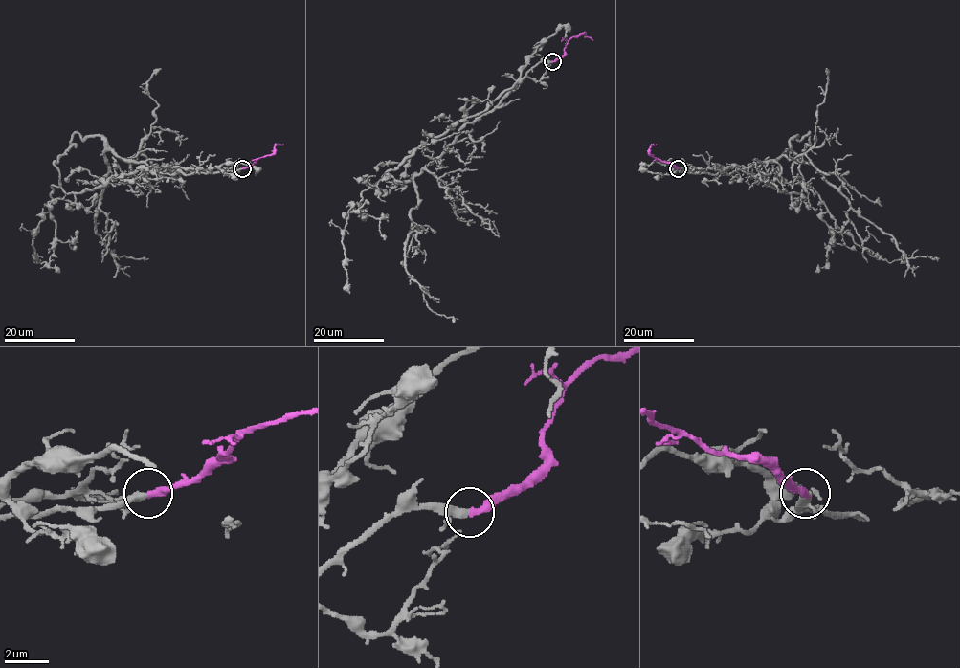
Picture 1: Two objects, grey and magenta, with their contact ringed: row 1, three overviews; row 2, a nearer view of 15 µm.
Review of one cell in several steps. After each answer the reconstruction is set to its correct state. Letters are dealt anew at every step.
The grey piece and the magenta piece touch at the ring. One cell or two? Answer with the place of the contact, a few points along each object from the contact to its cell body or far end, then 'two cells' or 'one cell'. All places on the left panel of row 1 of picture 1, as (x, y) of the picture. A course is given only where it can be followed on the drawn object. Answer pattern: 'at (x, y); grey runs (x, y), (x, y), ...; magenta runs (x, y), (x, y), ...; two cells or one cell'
at (242, 168); grey runs (243, 168), (152, 169), (106, 150), (108, 173), (100, 181), (96, 232), (114, 257), (148, 258); magenta runs (243, 168), (270, 155), (274, 147), (282, 144); one cell

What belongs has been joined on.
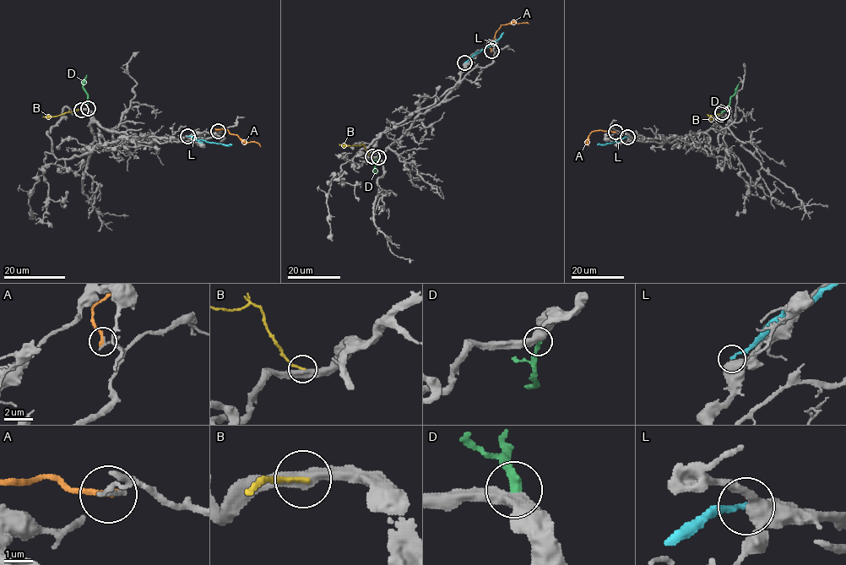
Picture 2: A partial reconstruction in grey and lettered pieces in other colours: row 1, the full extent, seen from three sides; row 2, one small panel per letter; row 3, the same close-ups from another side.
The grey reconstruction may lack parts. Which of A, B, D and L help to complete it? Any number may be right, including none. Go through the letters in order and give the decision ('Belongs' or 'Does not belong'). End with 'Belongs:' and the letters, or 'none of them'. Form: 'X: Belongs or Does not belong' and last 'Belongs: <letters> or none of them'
A: Does not belong
B: Does not belong
D: Belongs
L: Does not belong
Belongs: D

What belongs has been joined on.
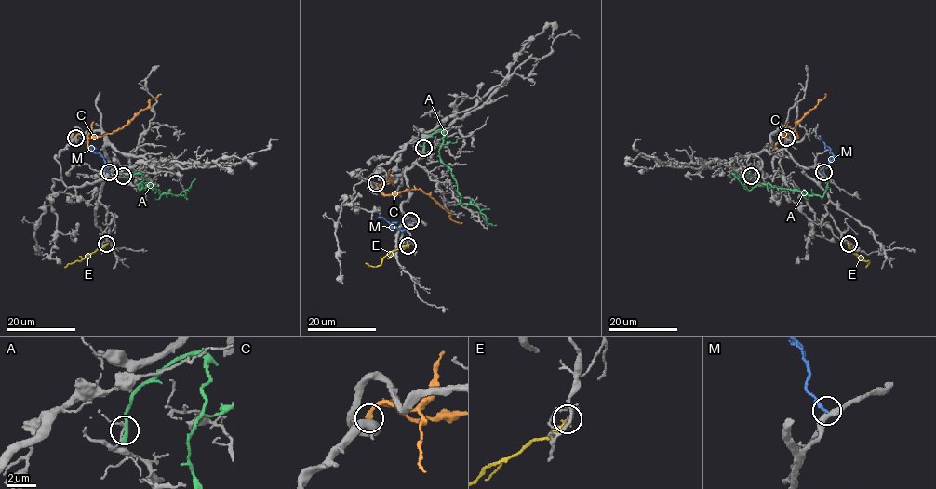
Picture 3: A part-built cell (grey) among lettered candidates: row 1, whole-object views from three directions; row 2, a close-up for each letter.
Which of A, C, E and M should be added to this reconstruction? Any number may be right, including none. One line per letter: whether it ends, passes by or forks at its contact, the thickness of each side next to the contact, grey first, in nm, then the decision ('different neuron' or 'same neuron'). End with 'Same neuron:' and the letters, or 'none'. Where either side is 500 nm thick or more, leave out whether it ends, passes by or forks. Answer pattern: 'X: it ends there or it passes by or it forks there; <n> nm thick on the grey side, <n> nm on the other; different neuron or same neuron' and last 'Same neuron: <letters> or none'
A: it ends there; 140 nm thick on the grey side, 280 nm on the other; different neuron
C: it ends there; 400 nm thick on the grey side, 280 nm on the other; different neuron
E: it ends there; 110 nm thick on the grey side, 380 nm on the other; different neuron
M: it ends there; 320 nm thick on the grey side, 200 nm on the other; different neuron
Same neuron: none

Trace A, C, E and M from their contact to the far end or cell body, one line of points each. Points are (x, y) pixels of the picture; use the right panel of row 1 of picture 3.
A: (750, 176), (742, 178), (732, 174), (749, 191), (769, 183), (822, 196), (827, 178)
C: (785, 138), (788, 134), (795, 134), (797, 138), (792, 133), (793, 129), (825, 94)
E: (849, 244), (860, 259), (869, 261), (866, 267)
M: (823, 172), (832, 155), (820, 135)

